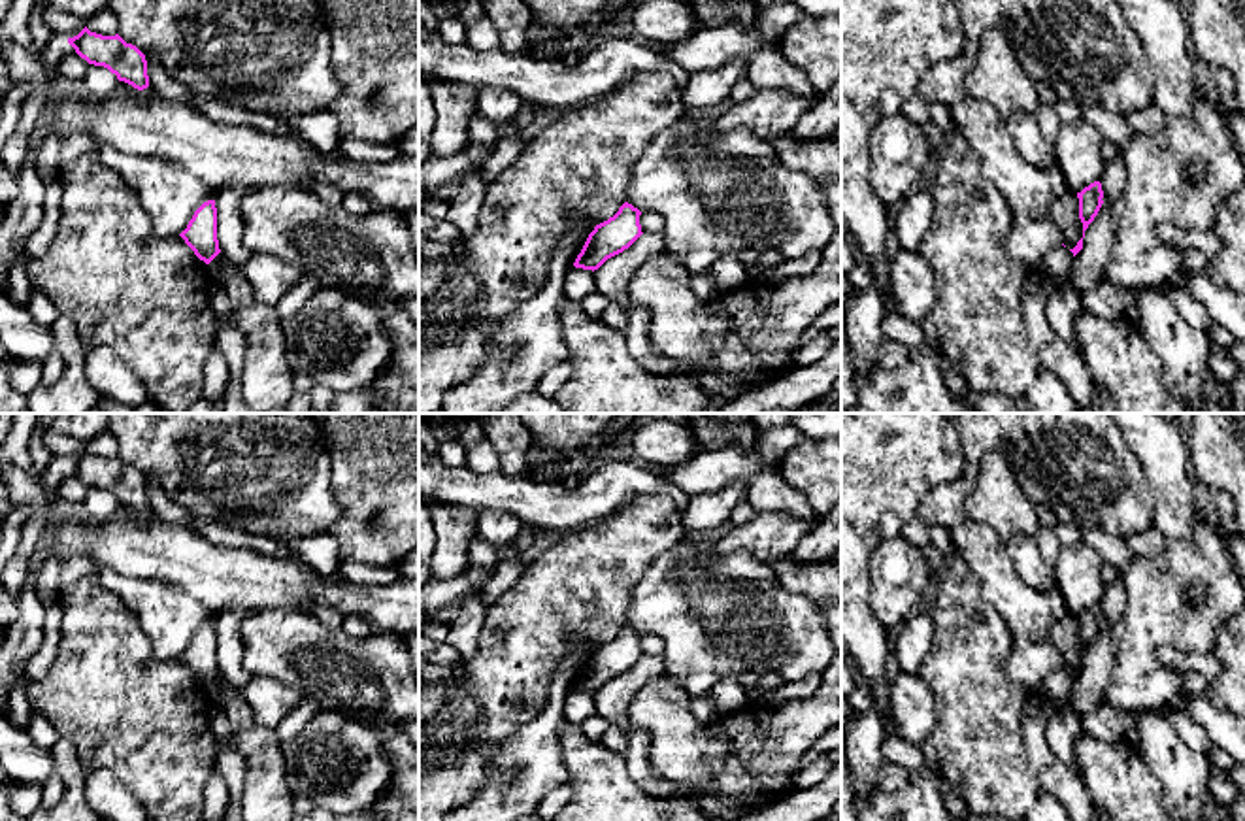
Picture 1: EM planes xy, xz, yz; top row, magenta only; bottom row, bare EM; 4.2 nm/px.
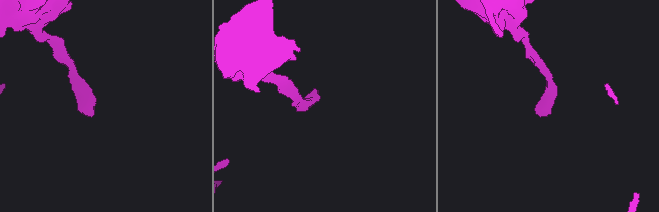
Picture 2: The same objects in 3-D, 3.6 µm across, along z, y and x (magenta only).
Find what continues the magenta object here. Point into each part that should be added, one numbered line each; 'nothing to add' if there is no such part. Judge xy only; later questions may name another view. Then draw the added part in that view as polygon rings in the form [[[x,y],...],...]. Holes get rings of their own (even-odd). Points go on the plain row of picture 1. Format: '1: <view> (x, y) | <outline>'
nothing to add

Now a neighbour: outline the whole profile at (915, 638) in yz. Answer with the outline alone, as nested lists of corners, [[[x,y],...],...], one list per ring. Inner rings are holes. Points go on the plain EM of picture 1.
[[[926,606],[905,619],[900,627],[898,642],[894,645],[896,664],[900,672],[919,674],[934,645],[934,613]]]

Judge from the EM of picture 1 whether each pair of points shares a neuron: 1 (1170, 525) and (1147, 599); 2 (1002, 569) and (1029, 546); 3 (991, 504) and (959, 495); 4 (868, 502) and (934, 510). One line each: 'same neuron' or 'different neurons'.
1: different neurons
2: different neurons
3: different neurons
4: different neurons

